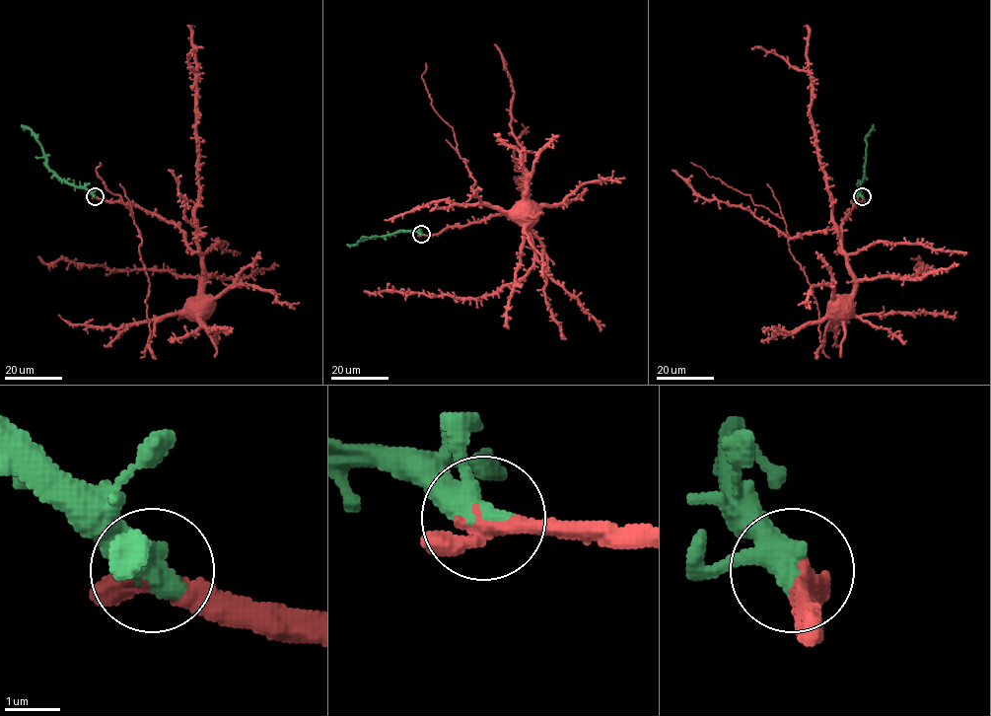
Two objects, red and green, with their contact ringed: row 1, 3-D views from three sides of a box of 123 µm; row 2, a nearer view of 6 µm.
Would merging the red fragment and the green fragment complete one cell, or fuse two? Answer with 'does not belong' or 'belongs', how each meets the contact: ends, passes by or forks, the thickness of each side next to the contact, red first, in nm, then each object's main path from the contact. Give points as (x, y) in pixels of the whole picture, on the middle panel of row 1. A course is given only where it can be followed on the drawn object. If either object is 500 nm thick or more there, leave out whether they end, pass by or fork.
belongs; red passes by; green passes by; calibres 360 and 440 nm; course red (420, 235), (517, 211), (528, 224), (474, 193), (467, 160), (422, 79), (425, 63); course green (420, 235), (395, 232), (362, 238), (347, 246)

